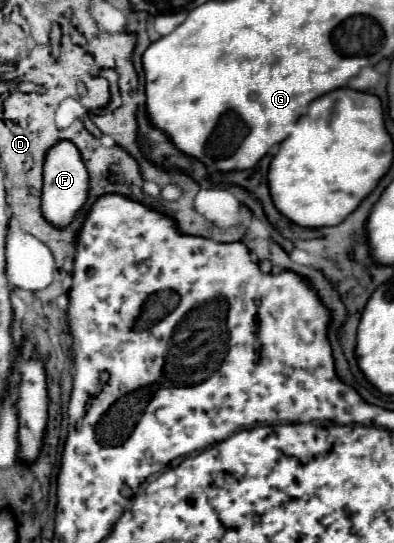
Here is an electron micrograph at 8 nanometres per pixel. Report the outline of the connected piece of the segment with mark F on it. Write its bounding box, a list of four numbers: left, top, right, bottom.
[42,141,88,229]

